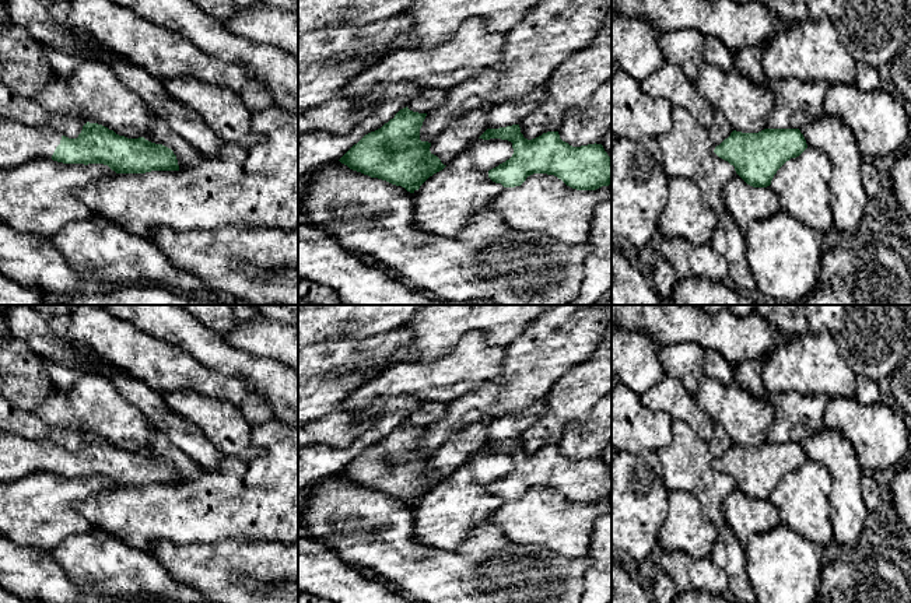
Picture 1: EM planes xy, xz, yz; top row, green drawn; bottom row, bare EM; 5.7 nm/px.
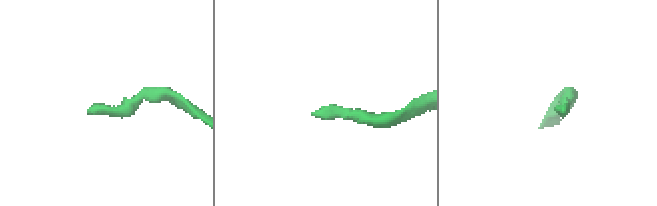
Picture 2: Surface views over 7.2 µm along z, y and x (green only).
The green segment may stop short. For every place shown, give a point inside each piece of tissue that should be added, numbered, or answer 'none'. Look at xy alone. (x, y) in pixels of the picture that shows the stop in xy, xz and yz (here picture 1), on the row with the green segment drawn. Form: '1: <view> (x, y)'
1: xy (18, 143)

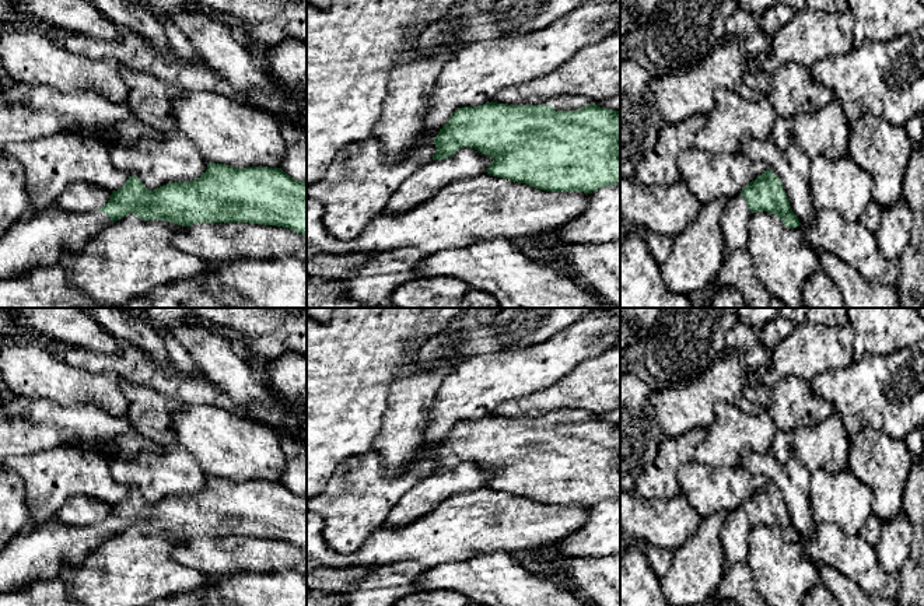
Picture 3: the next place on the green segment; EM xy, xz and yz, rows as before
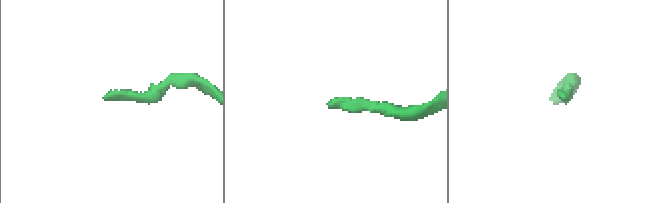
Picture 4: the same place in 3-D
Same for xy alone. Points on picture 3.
1: xy (44, 240)

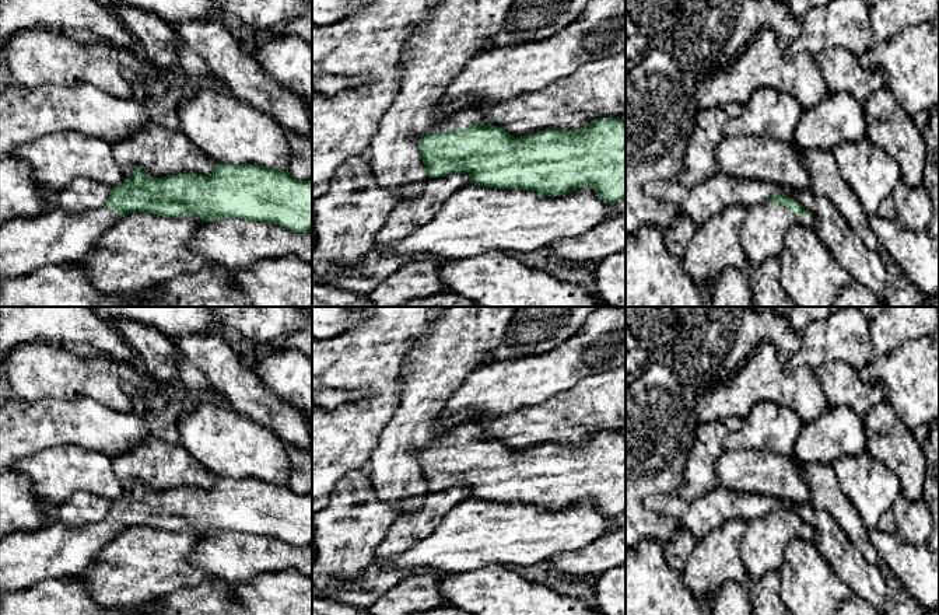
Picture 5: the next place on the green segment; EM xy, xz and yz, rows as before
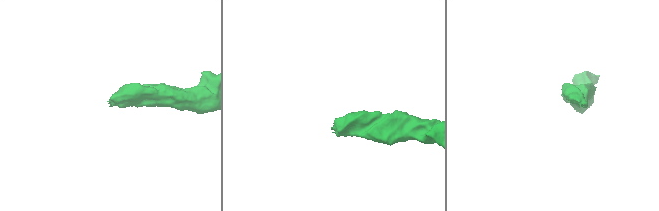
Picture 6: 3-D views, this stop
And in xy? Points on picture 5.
1: xy (55, 237)

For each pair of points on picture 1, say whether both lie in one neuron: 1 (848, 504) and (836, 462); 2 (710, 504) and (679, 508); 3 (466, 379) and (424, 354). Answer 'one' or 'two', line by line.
1: one
2: two
3: two

